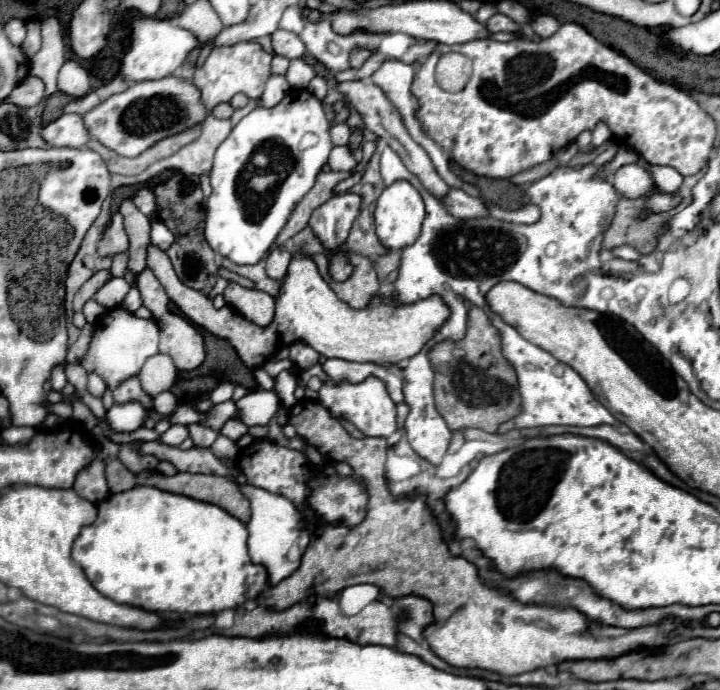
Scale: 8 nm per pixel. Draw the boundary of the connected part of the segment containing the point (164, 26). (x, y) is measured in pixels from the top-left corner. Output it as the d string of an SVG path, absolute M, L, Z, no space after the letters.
M137 18L131 20L133 36L125 42L125 54L123 54L123 66L121 74L131 82L143 82L143 80L159 80L165 76L171 76L183 62L187 60L187 54L197 46L195 36L189 30L179 28L173 20L153 20L153 18Z

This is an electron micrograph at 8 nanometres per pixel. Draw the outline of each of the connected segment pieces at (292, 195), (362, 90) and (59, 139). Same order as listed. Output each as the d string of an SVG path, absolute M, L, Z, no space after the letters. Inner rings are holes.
M291 90L275 108L255 108L247 114L225 138L225 142L215 152L215 162L211 168L213 192L205 202L205 238L217 254L223 254L235 264L257 264L269 252L277 234L285 226L295 204L313 188L315 176L327 162L333 144L329 138L329 120L325 116L321 100L317 100L309 90ZM261 152L269 158L265 168L253 164L253 156Z
M355 80L355 82L343 82L343 84L339 84L339 92L343 92L349 98L349 102L355 106L355 110L361 114L361 118L365 122L365 128L371 130L373 134L377 134L383 142L387 142L399 154L399 158L403 160L403 164L407 166L407 170L413 172L419 178L419 182L423 184L423 188L429 194L433 194L435 198L439 198L439 202L443 202L445 196L447 196L447 192L449 192L449 186L443 182L443 178L439 178L439 174L433 168L431 158L427 156L427 152L409 136L409 132L407 132L407 128L405 128L399 112L385 98L385 94L381 92L381 88L375 86L369 80Z
M63 114L55 122L41 126L41 138L47 142L47 146L83 148L89 140L89 134L79 114Z

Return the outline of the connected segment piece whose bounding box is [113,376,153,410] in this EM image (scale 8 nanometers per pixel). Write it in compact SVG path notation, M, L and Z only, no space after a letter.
M133 376L133 378L125 380L123 384L119 384L119 386L113 390L113 400L115 400L115 404L139 402L139 404L143 404L143 408L147 408L147 410L153 406L151 396L141 390L141 384L139 384L139 378L137 378L137 376Z

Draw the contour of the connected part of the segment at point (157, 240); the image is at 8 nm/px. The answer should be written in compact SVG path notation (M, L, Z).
M151 222L151 244L167 250L173 244L173 234L163 222Z

